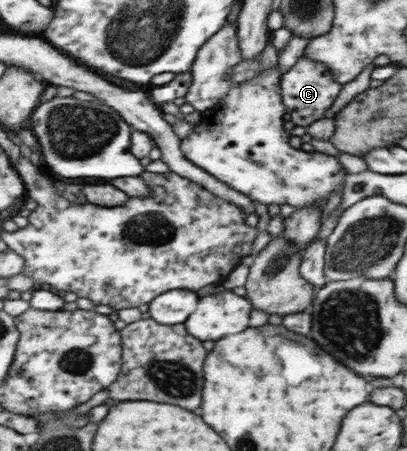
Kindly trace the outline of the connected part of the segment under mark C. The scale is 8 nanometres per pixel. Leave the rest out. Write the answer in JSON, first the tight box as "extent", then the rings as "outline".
{"extent":[281,57,341,128],"outline":[[[300,57],[296,60],[296,63],[282,75],[281,87],[282,99],[284,100],[284,105],[288,108],[286,110],[288,119],[295,126],[300,125],[300,127],[304,128],[313,121],[324,117],[324,112],[334,103],[334,98],[338,95],[341,85],[332,80],[332,77],[327,73],[324,65],[318,63],[318,61],[310,61],[310,59],[306,59],[306,57]]]}

